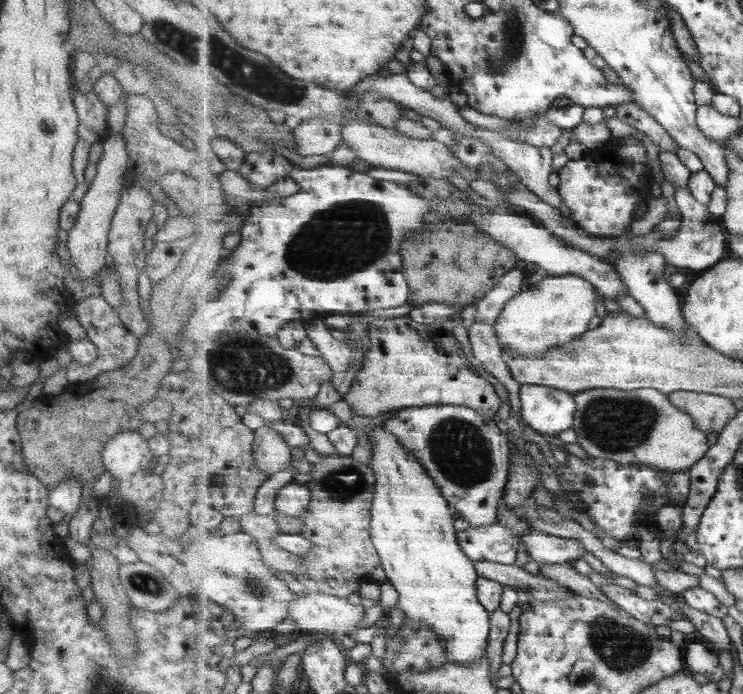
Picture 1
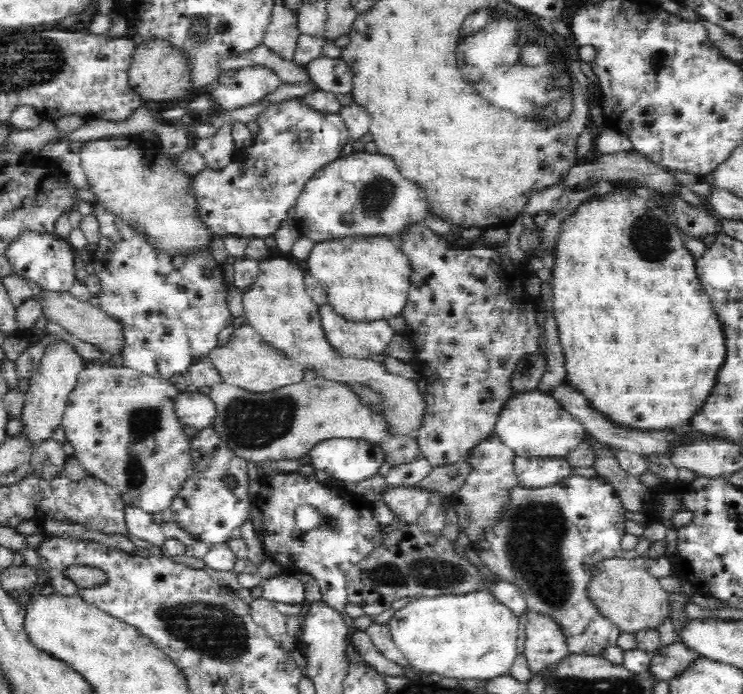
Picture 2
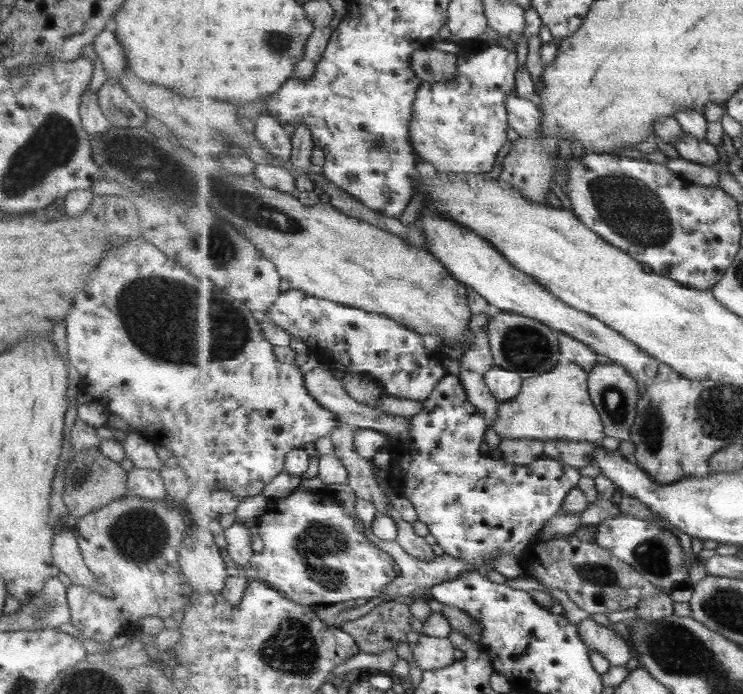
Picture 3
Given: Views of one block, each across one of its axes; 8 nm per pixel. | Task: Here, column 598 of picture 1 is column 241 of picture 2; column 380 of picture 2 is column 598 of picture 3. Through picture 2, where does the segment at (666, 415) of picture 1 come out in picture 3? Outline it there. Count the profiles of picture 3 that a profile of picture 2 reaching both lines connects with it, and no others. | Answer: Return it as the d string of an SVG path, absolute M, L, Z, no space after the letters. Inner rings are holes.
M566 360L551 371L524 379L522 391L514 399L500 403L492 429L501 440L509 438L601 442L606 431L602 416L590 395L590 373Z

